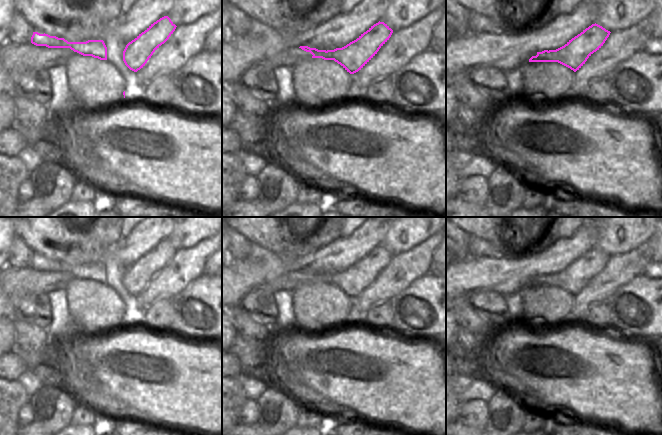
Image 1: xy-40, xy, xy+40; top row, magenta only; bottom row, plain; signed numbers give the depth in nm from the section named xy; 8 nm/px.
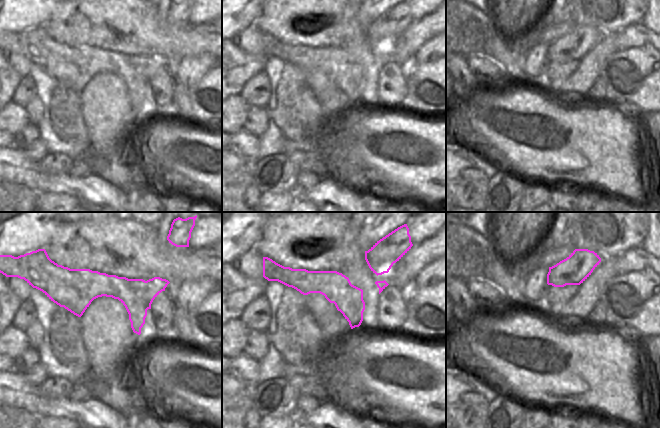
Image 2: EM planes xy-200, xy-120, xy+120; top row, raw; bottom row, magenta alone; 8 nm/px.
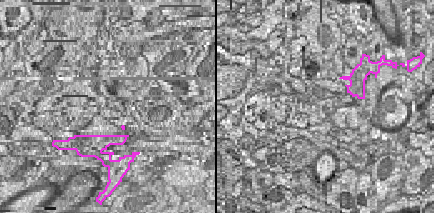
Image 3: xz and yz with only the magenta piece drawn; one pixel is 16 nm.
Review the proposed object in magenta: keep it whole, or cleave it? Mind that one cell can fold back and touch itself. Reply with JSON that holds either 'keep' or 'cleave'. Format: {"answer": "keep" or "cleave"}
{"answer": "cleave"}

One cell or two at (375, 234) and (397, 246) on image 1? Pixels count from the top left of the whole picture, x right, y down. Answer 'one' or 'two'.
two

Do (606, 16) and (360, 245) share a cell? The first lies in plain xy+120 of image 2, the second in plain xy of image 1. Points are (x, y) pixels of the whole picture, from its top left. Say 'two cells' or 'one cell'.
two cells

